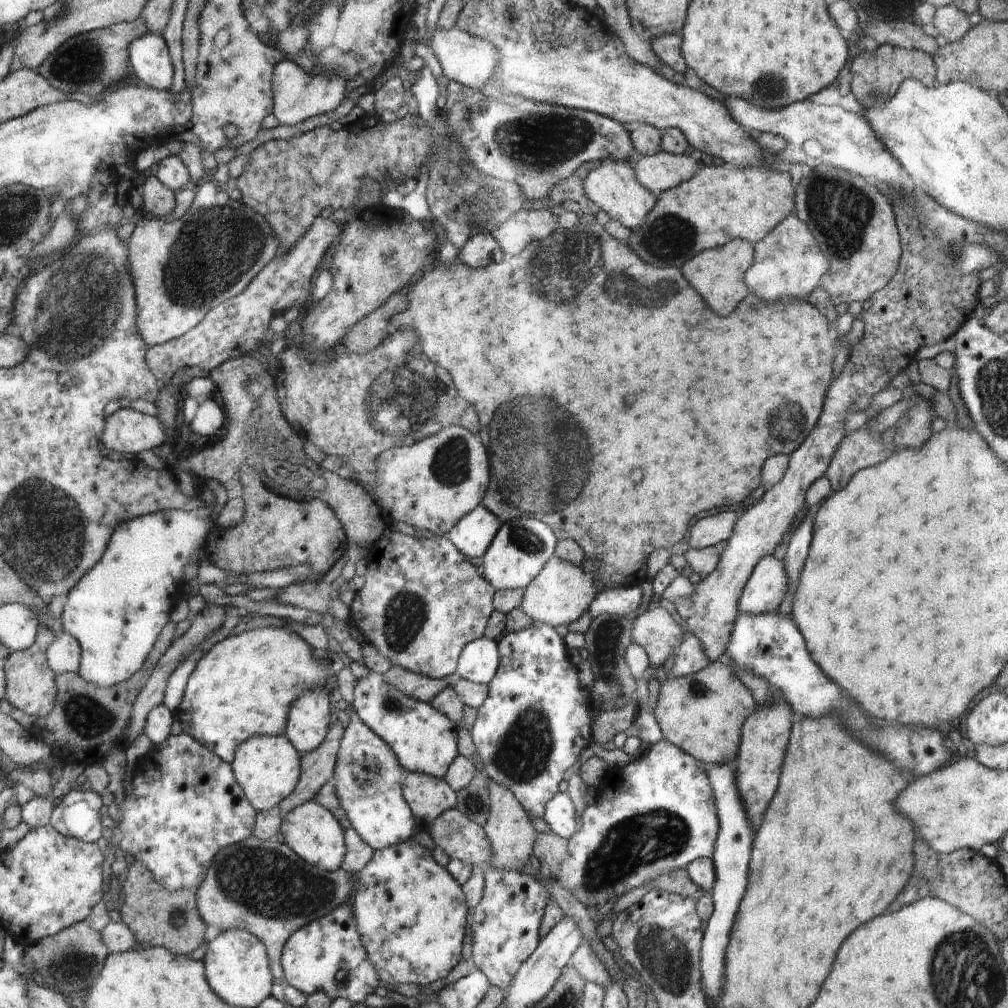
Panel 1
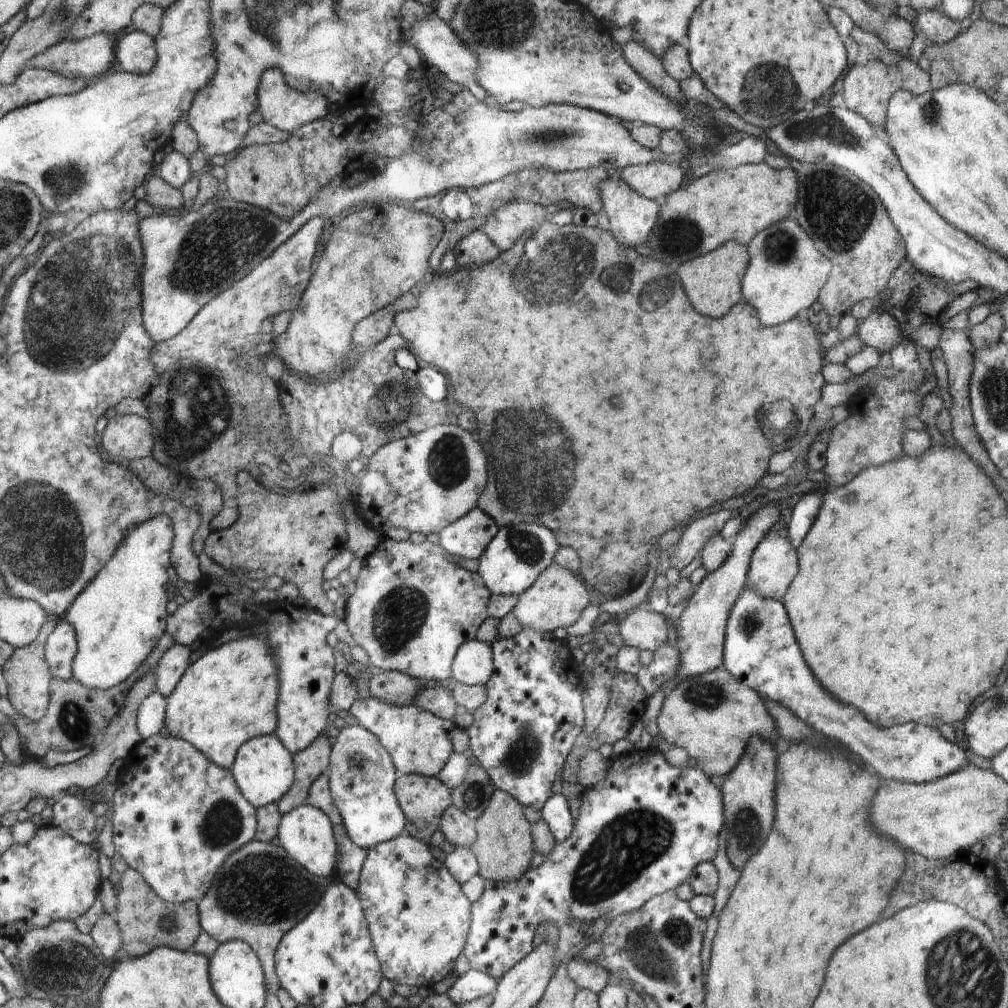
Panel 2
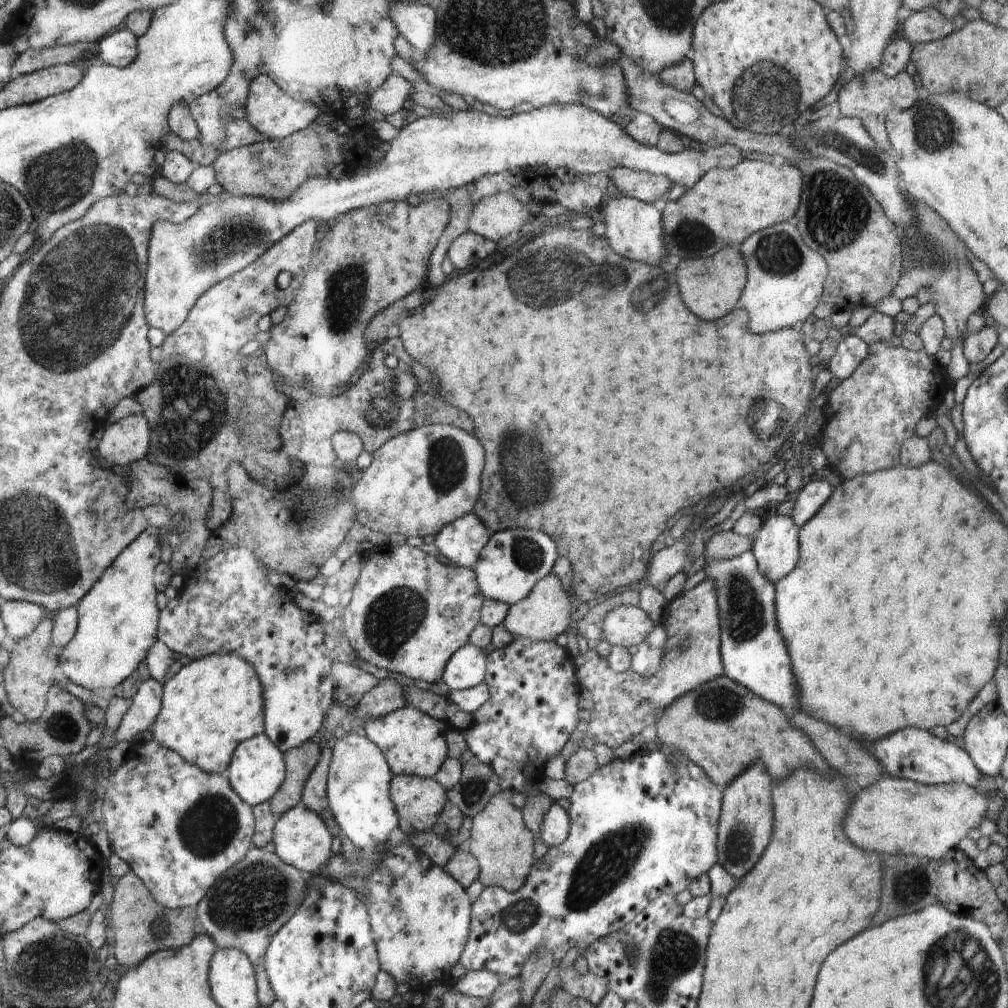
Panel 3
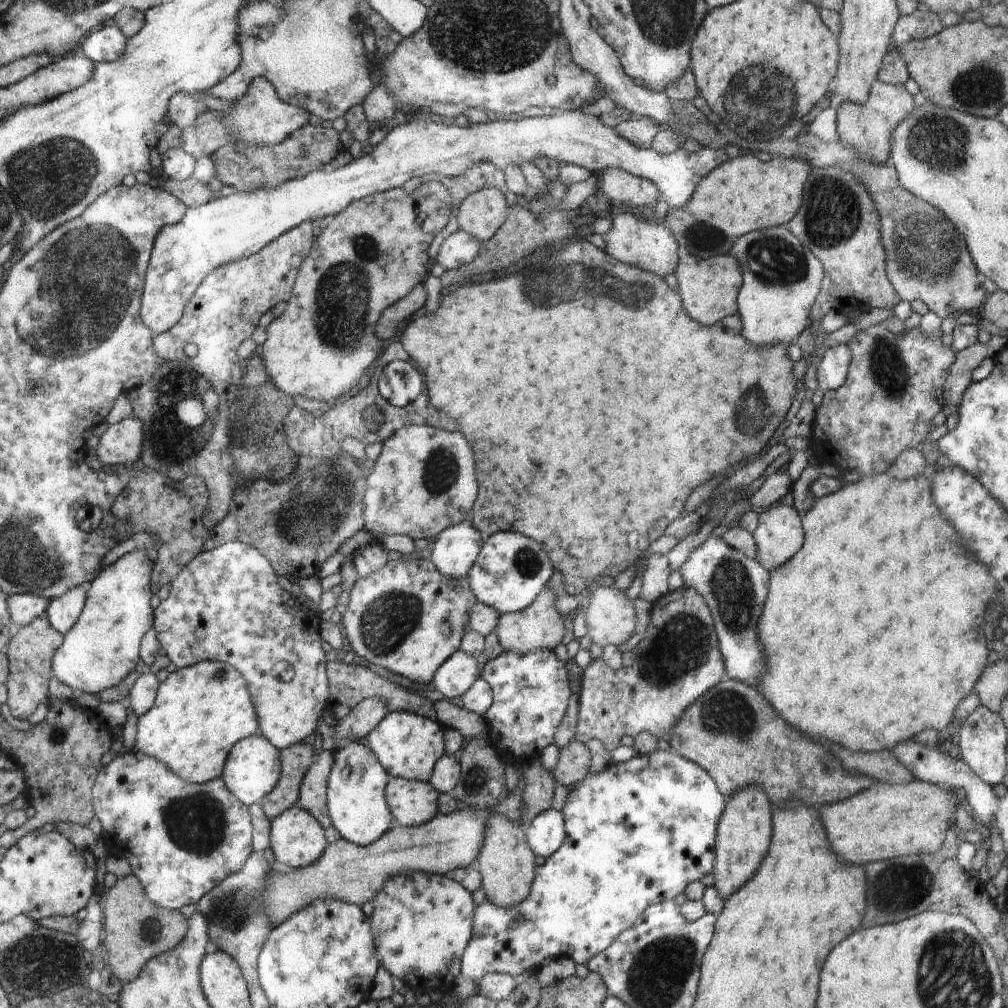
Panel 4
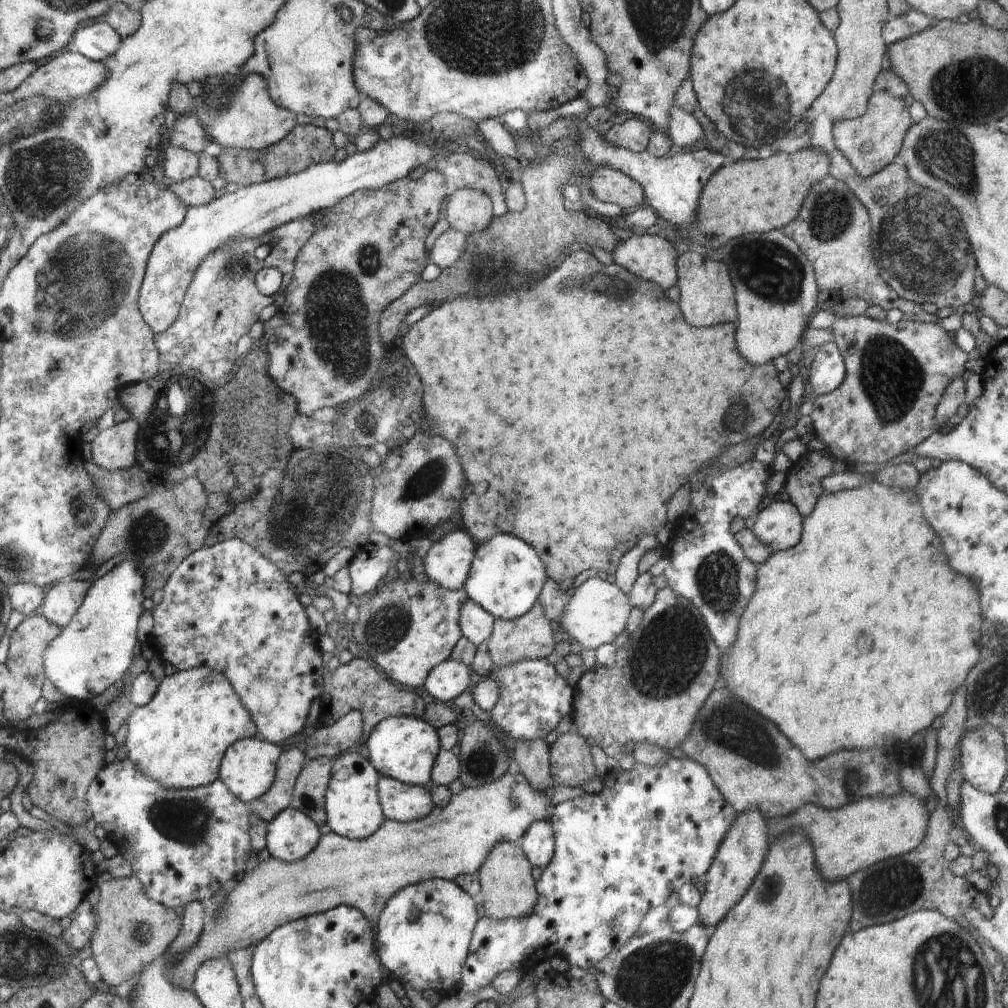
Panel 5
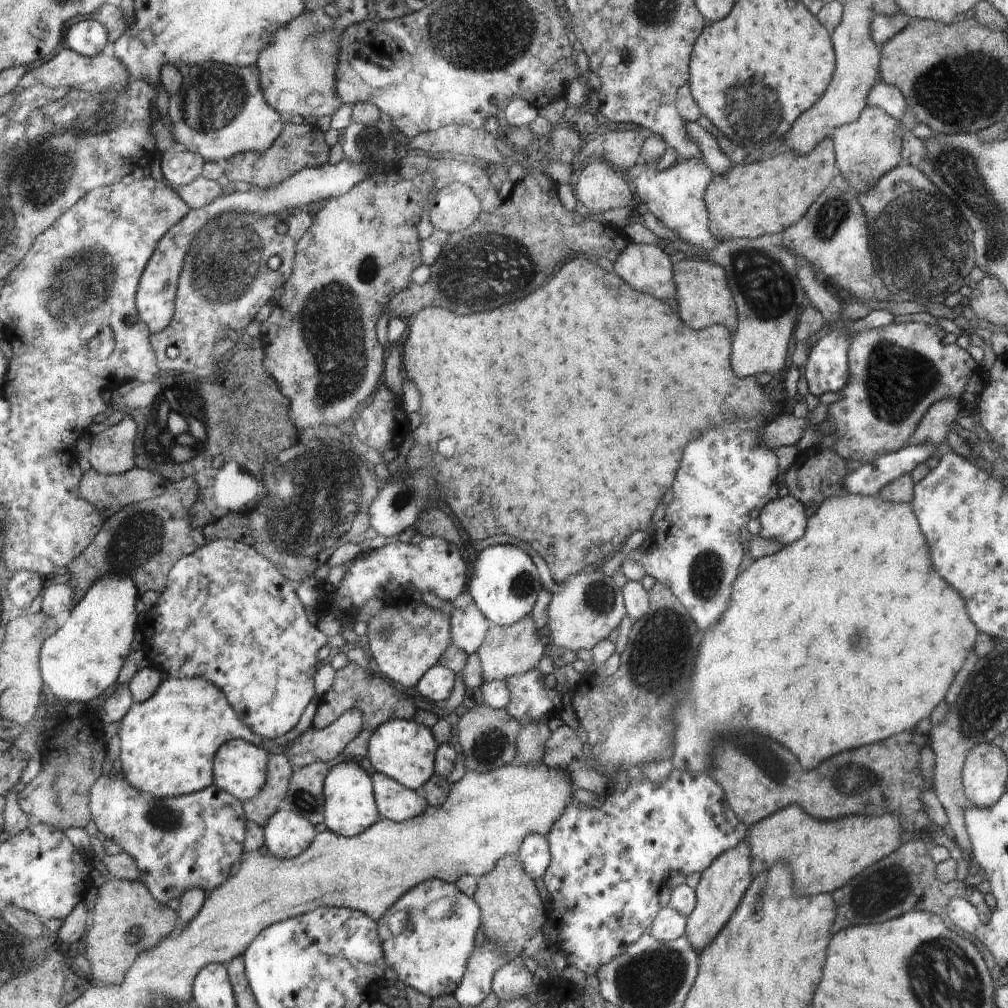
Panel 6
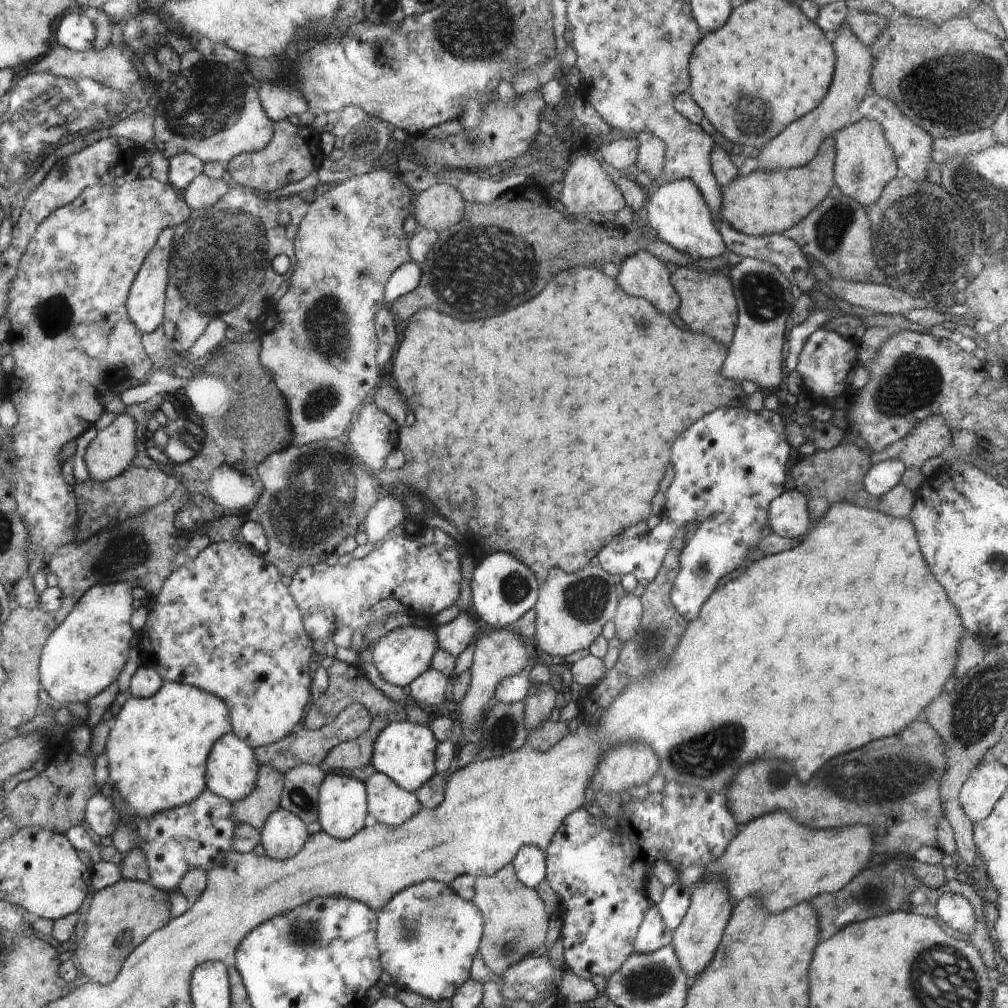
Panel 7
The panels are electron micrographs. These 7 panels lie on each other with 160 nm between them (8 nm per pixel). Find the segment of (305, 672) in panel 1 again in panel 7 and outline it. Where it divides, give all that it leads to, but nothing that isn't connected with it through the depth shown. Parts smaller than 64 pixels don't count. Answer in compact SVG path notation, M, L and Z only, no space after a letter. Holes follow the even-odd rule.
M163 681L163 686L154 697L138 698L131 697L126 700L118 715L114 716L110 724L111 731L108 736L105 751L108 757L109 778L113 781L113 786L116 788L121 797L127 802L128 812L136 817L149 817L156 813L161 813L176 807L188 804L195 800L199 794L202 794L207 789L207 758L212 750L213 744L226 733L234 732L230 710L223 699L218 698L215 694L210 694L208 691L202 690L200 687L187 685L186 683L177 683L174 681Z

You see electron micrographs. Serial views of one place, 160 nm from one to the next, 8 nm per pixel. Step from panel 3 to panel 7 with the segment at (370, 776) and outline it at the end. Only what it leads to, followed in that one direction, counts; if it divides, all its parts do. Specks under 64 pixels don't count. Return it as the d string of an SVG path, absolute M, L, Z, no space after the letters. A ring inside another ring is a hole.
M329 772L320 789L320 822L323 831L337 839L350 838L366 824L369 806L366 806L366 788L359 779Z

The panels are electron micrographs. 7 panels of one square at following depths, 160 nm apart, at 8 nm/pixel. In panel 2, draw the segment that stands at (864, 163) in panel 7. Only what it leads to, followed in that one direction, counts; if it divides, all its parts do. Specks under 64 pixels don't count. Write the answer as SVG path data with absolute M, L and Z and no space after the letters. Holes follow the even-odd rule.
M906 55L891 65L874 59L867 64L856 63L848 70L843 83L843 101L846 108L862 115L874 128L883 134L890 98L897 90L907 90L914 94L924 94L932 90L931 80L926 70L920 69L918 62Z

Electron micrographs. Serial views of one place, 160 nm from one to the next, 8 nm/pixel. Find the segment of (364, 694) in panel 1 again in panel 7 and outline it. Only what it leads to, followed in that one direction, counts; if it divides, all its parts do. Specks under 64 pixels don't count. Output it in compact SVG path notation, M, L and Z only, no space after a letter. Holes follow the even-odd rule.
M395 722L379 734L375 742L374 756L371 764L382 774L387 774L404 790L414 793L430 780L437 772L435 767L435 750L439 741L431 727L413 722Z

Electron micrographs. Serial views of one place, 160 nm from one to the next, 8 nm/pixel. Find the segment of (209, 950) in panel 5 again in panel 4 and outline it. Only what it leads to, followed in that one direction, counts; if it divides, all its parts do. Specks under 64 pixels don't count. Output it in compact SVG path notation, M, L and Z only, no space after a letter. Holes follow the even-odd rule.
M521 778L514 794L510 795L509 793L508 798L505 798L505 801L499 803L492 811L473 811L477 812L477 816L473 816L470 813L471 809L459 805L458 810L452 814L442 815L438 813L423 825L407 827L397 824L372 845L360 846L344 839L338 840L338 842L328 845L323 856L314 864L294 869L292 872L274 872L271 877L271 884L267 890L267 905L271 919L276 918L275 923L284 922L294 913L298 913L299 910L311 905L314 901L329 898L346 902L350 901L356 906L369 909L376 893L383 888L384 880L395 874L403 873L404 871L408 874L410 871L420 871L429 875L448 875L454 869L470 865L472 861L476 860L479 850L482 849L487 832L487 818L490 815L500 813L517 823L521 823L519 816L522 814L523 798L521 794L523 789L524 781Z

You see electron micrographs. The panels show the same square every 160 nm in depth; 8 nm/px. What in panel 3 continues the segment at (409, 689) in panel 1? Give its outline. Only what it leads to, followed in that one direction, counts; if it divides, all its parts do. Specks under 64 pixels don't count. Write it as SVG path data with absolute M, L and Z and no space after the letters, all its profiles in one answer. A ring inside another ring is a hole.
M397 676L386 677L359 701L357 713L370 718L381 717L406 704L402 684Z

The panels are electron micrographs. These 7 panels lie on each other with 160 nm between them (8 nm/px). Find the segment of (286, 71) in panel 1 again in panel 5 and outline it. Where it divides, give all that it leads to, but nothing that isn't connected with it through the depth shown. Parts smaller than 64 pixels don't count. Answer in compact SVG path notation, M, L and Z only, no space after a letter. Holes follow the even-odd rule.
M259 74L214 75L202 83L202 90L204 96L192 98L191 112L221 148L268 149L296 126L295 112L276 104L268 90L267 79Z

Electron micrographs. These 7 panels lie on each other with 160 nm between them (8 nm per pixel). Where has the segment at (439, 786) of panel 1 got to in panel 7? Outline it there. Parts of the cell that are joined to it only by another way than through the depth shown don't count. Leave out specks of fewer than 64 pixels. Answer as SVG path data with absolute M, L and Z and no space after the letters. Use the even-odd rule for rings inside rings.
M376 771L366 782L372 822L397 827L411 820L422 808L415 792L404 790L387 774Z

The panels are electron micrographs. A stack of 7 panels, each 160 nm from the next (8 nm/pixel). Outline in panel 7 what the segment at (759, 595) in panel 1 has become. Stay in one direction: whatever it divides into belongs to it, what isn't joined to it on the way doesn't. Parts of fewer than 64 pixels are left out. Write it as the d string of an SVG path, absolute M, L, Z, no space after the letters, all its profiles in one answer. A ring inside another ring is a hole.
M790 485L788 490L770 502L768 524L779 537L804 537L812 527L807 498Z

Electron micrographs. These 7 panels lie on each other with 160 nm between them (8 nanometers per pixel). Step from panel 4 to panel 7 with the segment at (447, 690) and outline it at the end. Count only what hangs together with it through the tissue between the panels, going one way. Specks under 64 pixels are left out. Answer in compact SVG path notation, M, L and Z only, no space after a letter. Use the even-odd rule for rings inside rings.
M431 666L408 685L410 697L425 709L438 706L444 702L446 684L448 676Z

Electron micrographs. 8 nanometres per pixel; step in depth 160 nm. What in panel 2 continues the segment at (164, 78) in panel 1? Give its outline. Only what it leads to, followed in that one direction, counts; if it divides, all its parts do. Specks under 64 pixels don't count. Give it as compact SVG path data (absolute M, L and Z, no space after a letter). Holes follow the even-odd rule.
M129 29L123 31L116 42L116 58L120 70L135 75L148 75L155 68L157 50L151 36Z

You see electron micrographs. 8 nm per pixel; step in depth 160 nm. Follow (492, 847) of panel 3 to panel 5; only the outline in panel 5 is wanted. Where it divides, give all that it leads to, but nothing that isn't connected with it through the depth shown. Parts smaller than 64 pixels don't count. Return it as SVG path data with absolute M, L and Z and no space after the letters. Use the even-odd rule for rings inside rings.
M500 841L491 850L486 862L479 872L481 882L480 901L485 908L485 914L492 918L504 920L507 918L525 917L532 912L536 904L537 884L530 874L530 861L520 842Z

